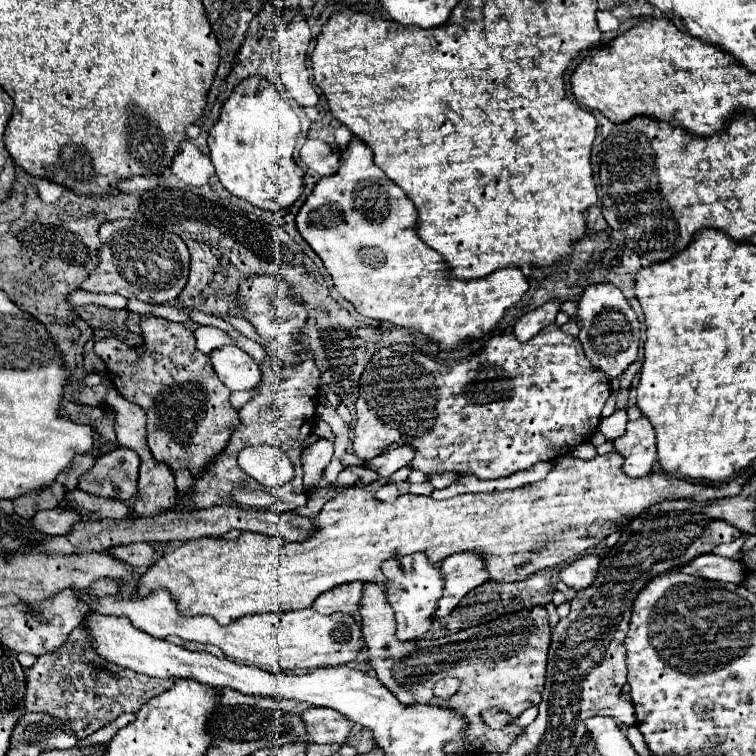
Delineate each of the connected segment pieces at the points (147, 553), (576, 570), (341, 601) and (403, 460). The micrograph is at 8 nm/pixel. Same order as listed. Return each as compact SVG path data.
M145 542L117 546L117 548L105 550L105 552L115 556L117 560L125 560L127 564L133 564L133 566L151 566L155 562L155 556L157 556L155 550Z
M585 554L561 570L561 580L573 590L589 588L589 584L593 584L593 576L597 576L599 564L601 558L597 554Z
M359 580L341 584L321 596L317 596L317 600L313 602L313 608L321 614L335 614L335 612L355 614L355 612L359 612L361 592L363 592L363 582L359 582Z
M395 448L393 452L385 452L369 462L365 462L363 466L369 470L375 470L381 478L389 478L393 472L397 472L399 468L409 464L409 456L413 456L413 452L409 452L409 448Z

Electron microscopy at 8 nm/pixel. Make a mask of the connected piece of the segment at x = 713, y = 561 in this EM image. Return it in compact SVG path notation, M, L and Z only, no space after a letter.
M701 554L695 560L681 564L679 568L673 568L697 578L707 578L707 580L717 580L717 582L743 582L743 570L739 566L739 560L735 558L723 558L715 554Z

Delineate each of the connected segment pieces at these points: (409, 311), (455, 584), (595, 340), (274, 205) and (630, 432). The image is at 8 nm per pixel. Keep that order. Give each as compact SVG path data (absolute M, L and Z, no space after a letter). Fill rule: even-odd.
M353 138L345 146L345 150L341 152L339 170L315 184L313 192L297 214L299 234L323 260L335 282L337 292L345 300L349 300L359 314L381 322L385 320L395 326L419 330L427 338L437 342L443 350L455 350L465 340L481 338L491 332L501 320L503 312L521 300L529 284L521 268L517 266L501 268L485 278L475 280L459 280L449 276L449 272L445 270L449 268L449 264L445 264L443 256L429 248L417 236L415 224L417 208L407 198L407 194L397 184L393 184L387 174L373 162L371 148L365 146L365 142L361 142L359 138Z
M481 552L453 554L441 564L441 570L445 576L445 588L443 598L437 602L435 620L449 616L467 592L489 580L489 572Z
M593 284L587 286L579 300L577 324L581 328L579 340L583 344L585 356L597 368L601 368L609 378L617 378L627 370L629 364L637 358L641 342L641 324L637 314L629 306L629 300L613 284Z
M261 76L241 80L207 136L217 178L233 196L257 208L279 210L291 206L303 192L303 170L293 162L299 132L297 112L279 96L273 82Z
M645 416L627 422L627 432L617 438L613 446L625 458L623 470L627 476L639 478L653 470L653 462L657 460L657 442L653 426Z

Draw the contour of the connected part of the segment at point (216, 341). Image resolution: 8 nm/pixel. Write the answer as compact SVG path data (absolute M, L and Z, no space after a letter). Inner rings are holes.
M199 326L193 334L197 340L197 348L203 354L209 354L213 348L221 348L221 344L233 344L233 340L223 330L213 326Z

